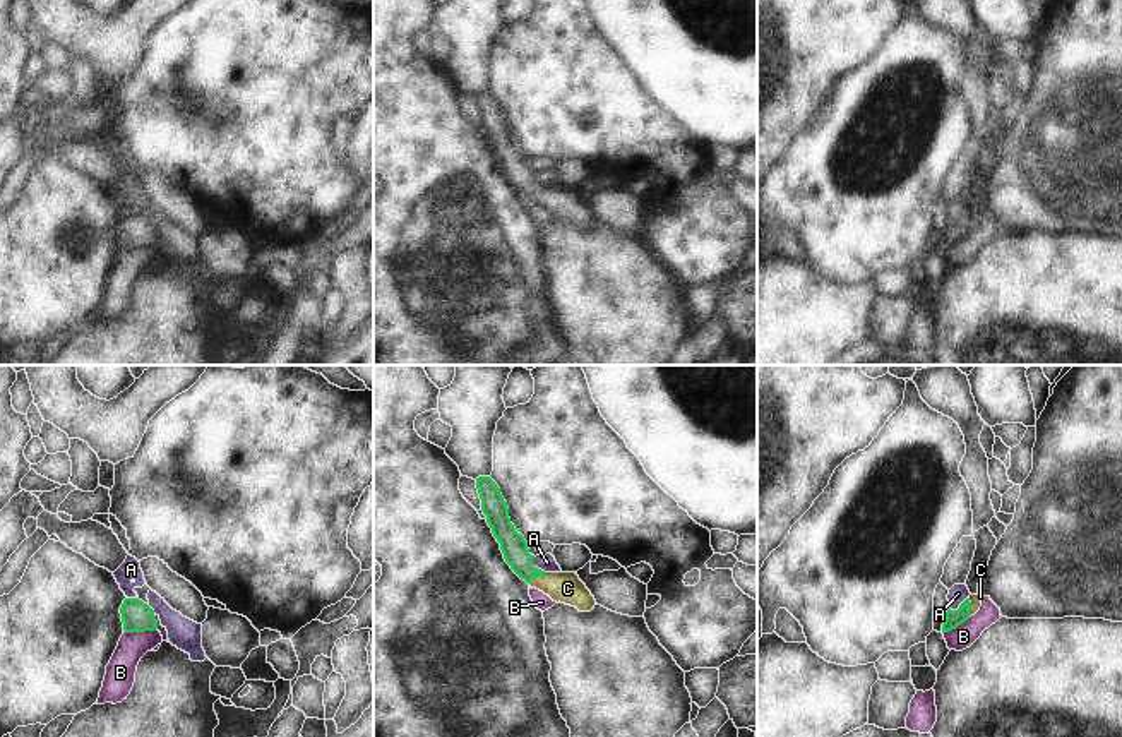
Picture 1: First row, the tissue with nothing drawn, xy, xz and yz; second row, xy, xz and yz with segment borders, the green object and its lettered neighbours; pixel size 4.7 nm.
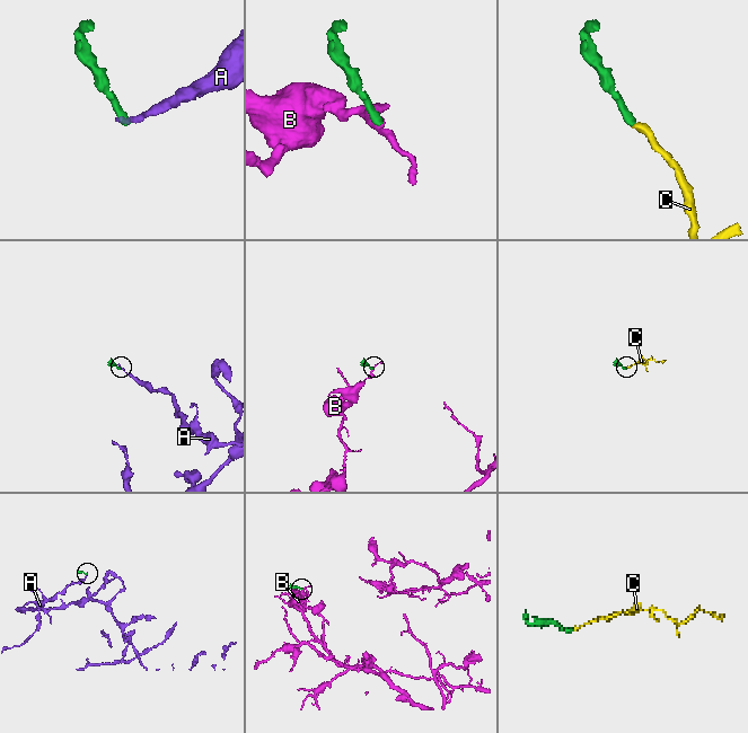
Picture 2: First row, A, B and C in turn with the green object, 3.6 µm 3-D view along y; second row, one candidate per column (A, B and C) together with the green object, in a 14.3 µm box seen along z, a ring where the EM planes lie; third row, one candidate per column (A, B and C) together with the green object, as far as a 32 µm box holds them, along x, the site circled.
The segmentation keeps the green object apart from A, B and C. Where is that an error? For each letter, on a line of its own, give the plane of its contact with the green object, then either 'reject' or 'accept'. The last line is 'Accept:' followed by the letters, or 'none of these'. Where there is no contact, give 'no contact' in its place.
A: meets green in xz; reject
B: meets green in xy; reject
C: meets green in yz; accept
Accept: C

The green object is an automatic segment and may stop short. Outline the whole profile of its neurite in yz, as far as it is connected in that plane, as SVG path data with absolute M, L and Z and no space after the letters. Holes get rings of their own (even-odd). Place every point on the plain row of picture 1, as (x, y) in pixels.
M970 211L958 226L947 225L946 237L942 240L942 249L949 249L966 238L971 231L975 231L982 223L980 211Z

